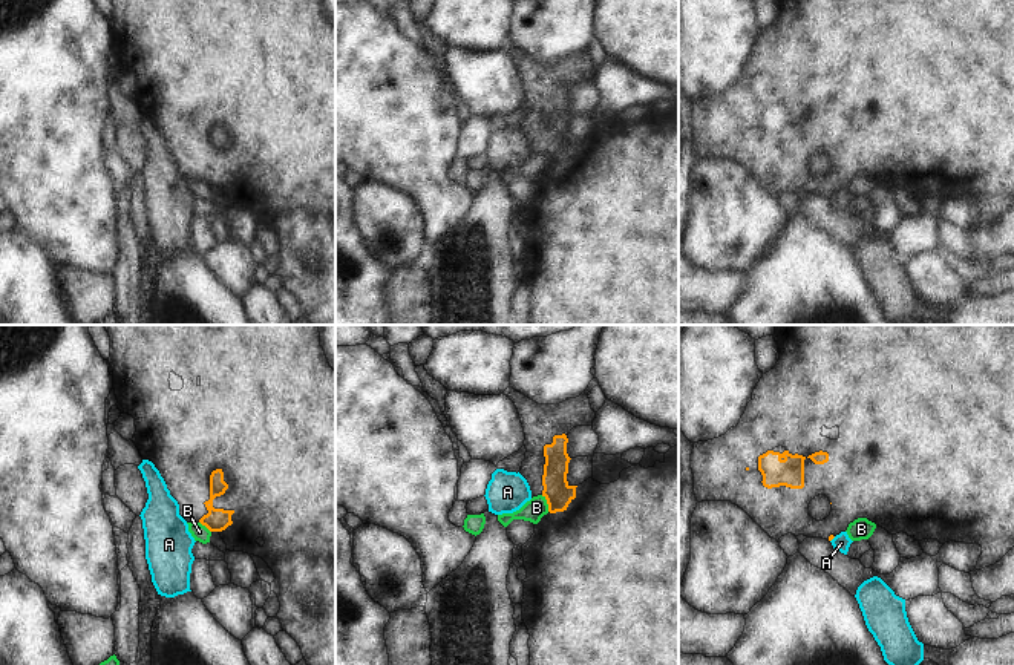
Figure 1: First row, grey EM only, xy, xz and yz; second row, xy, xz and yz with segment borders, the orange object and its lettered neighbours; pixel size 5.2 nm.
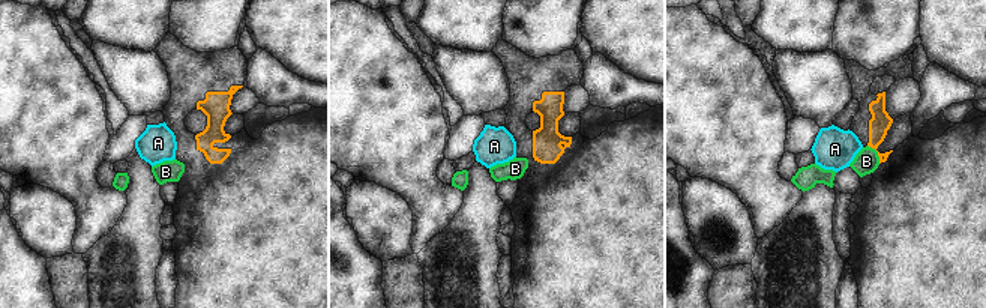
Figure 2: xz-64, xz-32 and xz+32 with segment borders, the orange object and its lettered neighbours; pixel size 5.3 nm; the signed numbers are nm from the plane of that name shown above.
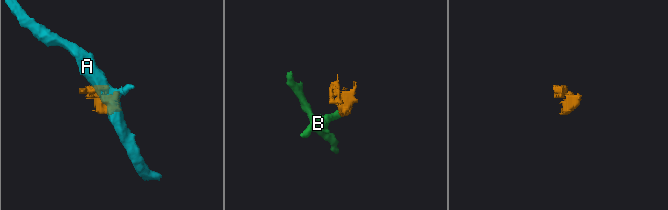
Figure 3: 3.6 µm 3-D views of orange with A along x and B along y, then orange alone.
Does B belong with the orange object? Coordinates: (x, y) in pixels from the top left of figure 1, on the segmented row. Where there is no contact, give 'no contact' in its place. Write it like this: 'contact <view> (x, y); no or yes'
contact xz (547, 503); no

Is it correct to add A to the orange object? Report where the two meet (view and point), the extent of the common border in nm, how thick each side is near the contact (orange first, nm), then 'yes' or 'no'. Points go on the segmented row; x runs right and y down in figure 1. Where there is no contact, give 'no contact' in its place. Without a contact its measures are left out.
contact yz (832, 538); length 40 nm; calibres 20 and 90 nm; no

